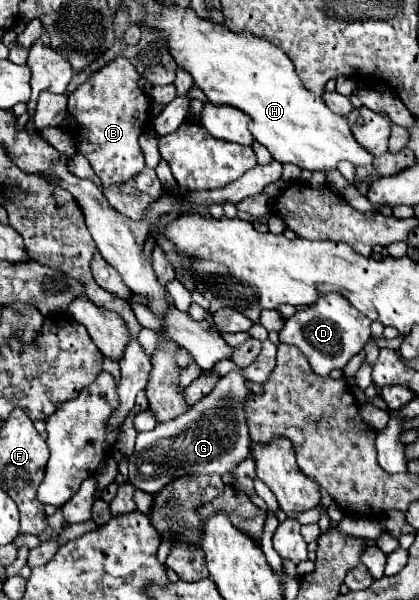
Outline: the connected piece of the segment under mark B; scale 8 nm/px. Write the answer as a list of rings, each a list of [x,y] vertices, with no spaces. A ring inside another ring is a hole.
[[[117,57],[69,95],[67,109],[75,115],[77,125],[73,129],[73,137],[77,149],[83,157],[87,157],[103,187],[129,181],[145,167],[137,137],[149,127],[151,117],[149,101],[137,87],[139,79],[141,77],[135,73],[135,67],[125,57]]]

